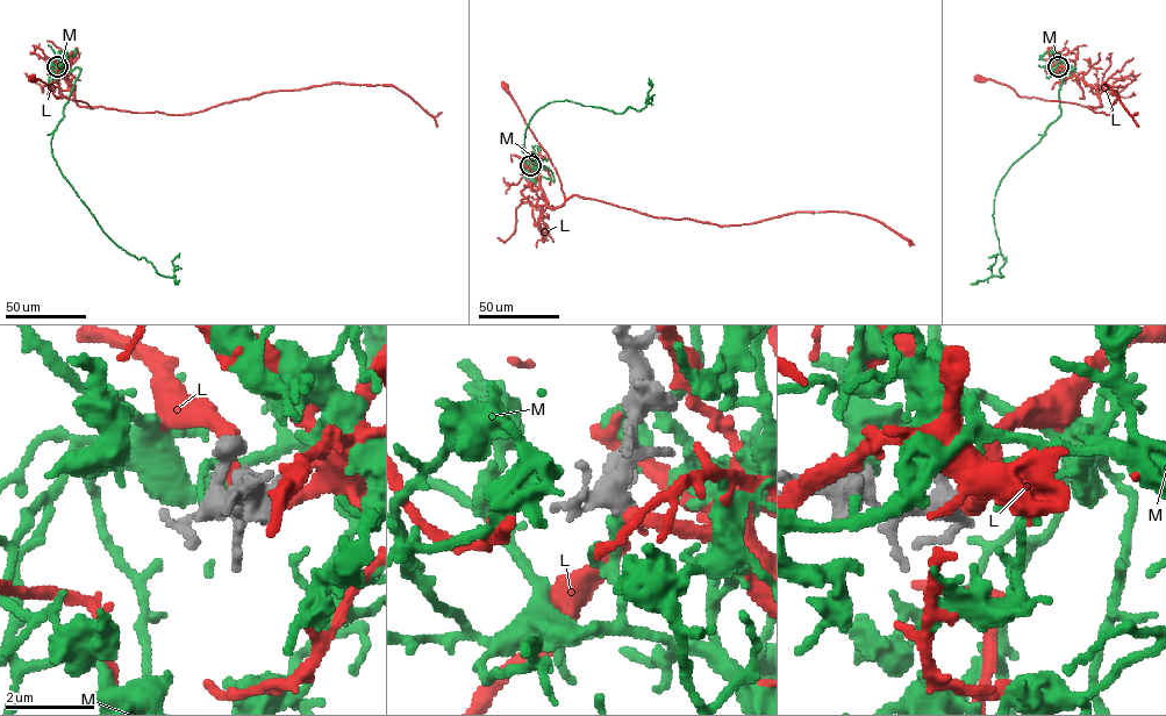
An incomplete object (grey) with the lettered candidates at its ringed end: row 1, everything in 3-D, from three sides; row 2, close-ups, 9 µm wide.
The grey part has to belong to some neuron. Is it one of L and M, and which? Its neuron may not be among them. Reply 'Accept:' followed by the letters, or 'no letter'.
Accept: M

